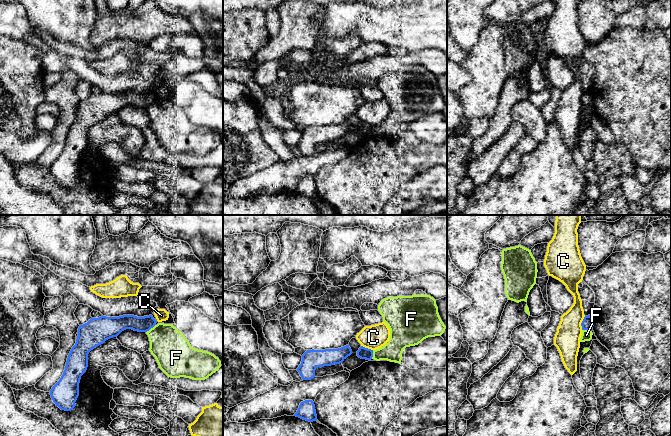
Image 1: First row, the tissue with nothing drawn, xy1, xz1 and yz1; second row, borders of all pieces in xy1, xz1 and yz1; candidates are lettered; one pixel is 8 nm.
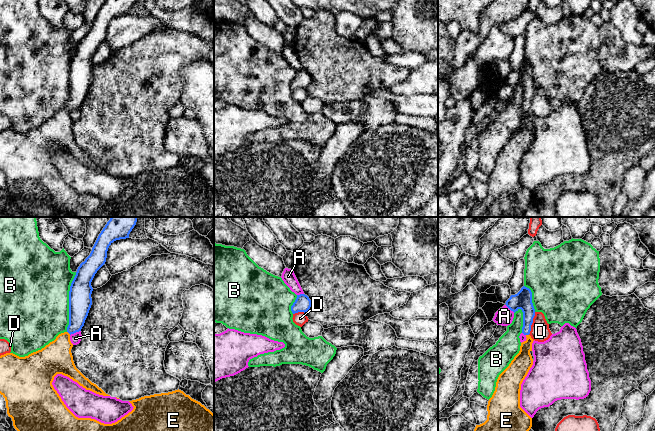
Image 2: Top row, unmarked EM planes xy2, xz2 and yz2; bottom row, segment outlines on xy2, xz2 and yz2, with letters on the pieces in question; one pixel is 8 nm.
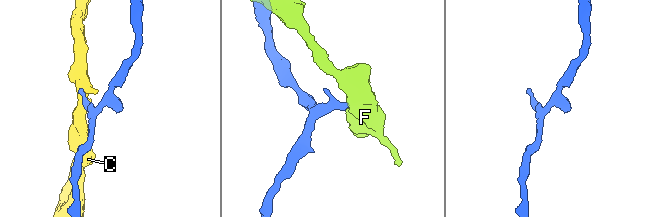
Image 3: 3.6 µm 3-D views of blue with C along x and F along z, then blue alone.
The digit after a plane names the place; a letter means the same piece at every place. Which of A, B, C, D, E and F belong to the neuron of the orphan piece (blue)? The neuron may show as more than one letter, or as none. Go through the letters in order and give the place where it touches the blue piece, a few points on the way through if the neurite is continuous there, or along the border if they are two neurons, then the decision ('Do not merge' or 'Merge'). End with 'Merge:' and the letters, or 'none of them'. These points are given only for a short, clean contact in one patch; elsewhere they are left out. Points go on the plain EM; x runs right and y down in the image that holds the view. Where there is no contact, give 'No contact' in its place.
A: Touches blue at xy2 (75, 108). Do not merge
B: Touches blue at xy2 (69, 78). Do not merge
C: Touches blue at yz1 (581, 99). Do not merge
D: Touches blue at yz2 (532, 98). Do not merge
E: Touches blue at xy2 (69, 109). Path across: xy2 (79, 80), (76, 99), (69, 109), (63, 115), (55, 134). Merge
F: Touches blue at xy1 (150, 104). Boundary: xy1 (155, 101), (146, 108). Do not merge
Merge: E

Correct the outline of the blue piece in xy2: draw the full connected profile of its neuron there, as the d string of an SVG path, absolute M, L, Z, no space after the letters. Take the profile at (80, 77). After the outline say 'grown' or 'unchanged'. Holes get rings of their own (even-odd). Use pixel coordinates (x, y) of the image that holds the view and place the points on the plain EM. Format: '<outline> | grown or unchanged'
M106 0L101 9L99 10L92 27L90 31L85 35L84 38L80 40L80 42L77 45L76 51L71 59L70 67L69 67L69 101L67 103L67 107L64 109L59 110L56 115L52 118L50 118L48 121L46 121L41 126L38 126L36 128L33 128L25 133L19 133L13 129L6 129L4 131L0 132L0 170L5 174L6 177L6 184L7 184L7 190L9 193L12 194L13 202L18 207L18 209L26 216L26 217L53 217L55 215L60 214L69 214L73 217L214 217L214 190L207 185L204 181L202 181L200 178L192 175L189 171L186 171L181 166L175 166L168 169L161 169L161 170L154 170L150 172L144 172L136 176L129 177L132 182L134 183L131 188L129 188L127 191L122 193L120 196L118 196L115 199L112 200L104 200L101 199L95 195L91 194L78 194L76 193L64 180L61 173L57 169L57 167L54 165L52 158L54 156L54 153L57 150L62 150L64 152L69 153L73 157L77 158L80 162L85 164L86 166L90 166L96 170L103 171L103 172L110 172L106 170L101 164L99 164L96 160L92 159L88 154L86 154L75 142L73 137L73 132L71 129L71 125L73 123L73 120L70 117L70 111L74 110L76 108L81 107L82 103L84 102L85 96L88 92L89 86L92 81L92 74L91 70L93 67L93 64L91 62L91 58L97 49L97 47L105 40L106 34L107 34L107 27L109 22L116 16L120 15L126 15L129 14L129 10L132 7L136 0Z | grown

